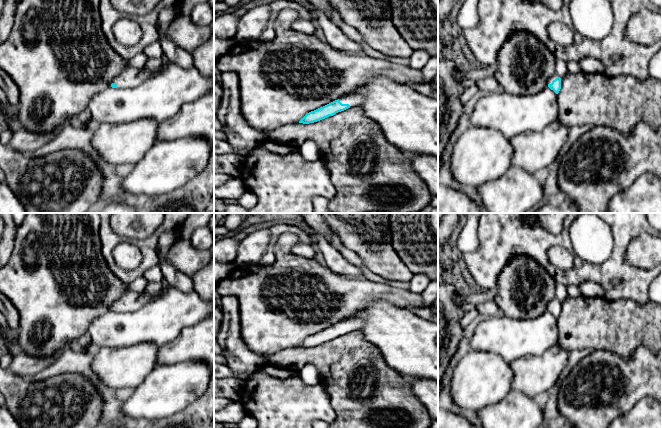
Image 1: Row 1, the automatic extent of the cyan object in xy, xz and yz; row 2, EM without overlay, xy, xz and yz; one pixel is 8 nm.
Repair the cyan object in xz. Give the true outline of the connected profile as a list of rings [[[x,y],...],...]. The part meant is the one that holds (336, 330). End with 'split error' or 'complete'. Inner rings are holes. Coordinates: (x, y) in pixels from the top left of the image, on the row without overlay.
[[[348,318],[335,324],[323,331],[307,337],[299,347],[309,348],[333,340],[338,336],[344,335],[350,331],[362,328],[363,320],[361,318]]]; split error

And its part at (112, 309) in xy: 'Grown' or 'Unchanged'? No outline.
Grown

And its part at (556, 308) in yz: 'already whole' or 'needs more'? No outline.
needs more

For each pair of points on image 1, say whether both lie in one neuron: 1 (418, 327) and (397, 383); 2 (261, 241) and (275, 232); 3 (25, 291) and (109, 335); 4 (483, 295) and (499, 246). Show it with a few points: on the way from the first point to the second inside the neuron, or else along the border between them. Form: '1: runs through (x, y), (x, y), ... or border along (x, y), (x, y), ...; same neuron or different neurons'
1: border along (383, 357), (392, 368), (405, 377); different neurons
2: border along (269, 229), (269, 243), (261, 257); different neurons
3: border along (109, 312), (96, 318), (87, 330); different neurons
4: border along (495, 288), (482, 290); different neurons

